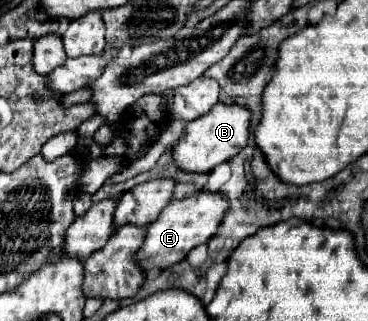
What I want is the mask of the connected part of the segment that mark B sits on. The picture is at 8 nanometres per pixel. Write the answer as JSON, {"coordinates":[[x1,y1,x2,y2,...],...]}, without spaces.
{"coordinates":[[223,102,215,104,205,116,187,122,183,136,175,142,171,154,175,160,177,170,181,172,209,172,217,164,231,160,237,152,243,150,243,144,247,144,249,138,249,112,247,108,239,108,239,104,225,106]]}

